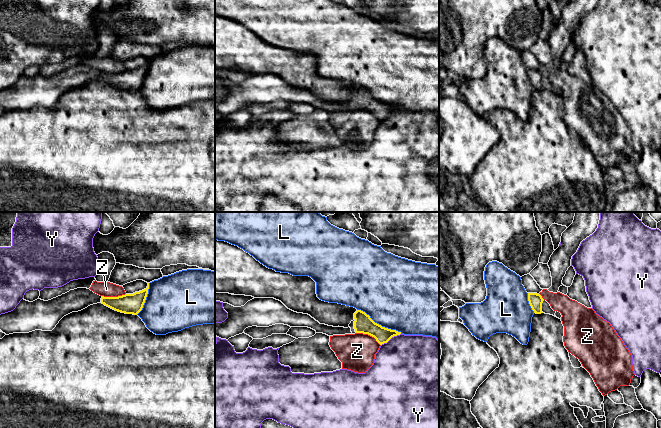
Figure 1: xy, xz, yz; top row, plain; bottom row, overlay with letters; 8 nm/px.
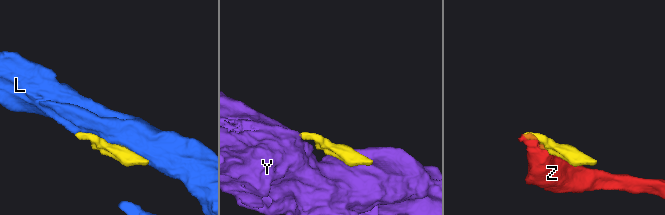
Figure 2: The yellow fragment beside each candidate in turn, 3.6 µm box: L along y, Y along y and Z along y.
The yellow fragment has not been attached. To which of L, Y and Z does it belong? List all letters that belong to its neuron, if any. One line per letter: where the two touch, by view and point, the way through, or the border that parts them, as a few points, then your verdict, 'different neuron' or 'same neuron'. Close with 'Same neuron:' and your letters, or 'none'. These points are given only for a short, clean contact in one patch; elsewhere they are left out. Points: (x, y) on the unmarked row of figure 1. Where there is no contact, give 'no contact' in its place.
L: xz (378, 100) | different neuron
Y: xz (390, 114) | different neuron
Z: xz (369, 110) | different neuron
Same neuron: none

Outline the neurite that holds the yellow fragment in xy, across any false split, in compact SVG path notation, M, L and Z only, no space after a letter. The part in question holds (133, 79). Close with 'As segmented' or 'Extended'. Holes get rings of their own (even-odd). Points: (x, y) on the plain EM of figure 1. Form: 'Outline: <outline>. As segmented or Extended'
Outline: M149 59L146 65L133 70L104 73L90 65L77 64L48 77L22 75L13 87L0 91L0 106L6 111L52 107L64 92L97 79L121 89L137 91L143 84L148 65Z. Extended

